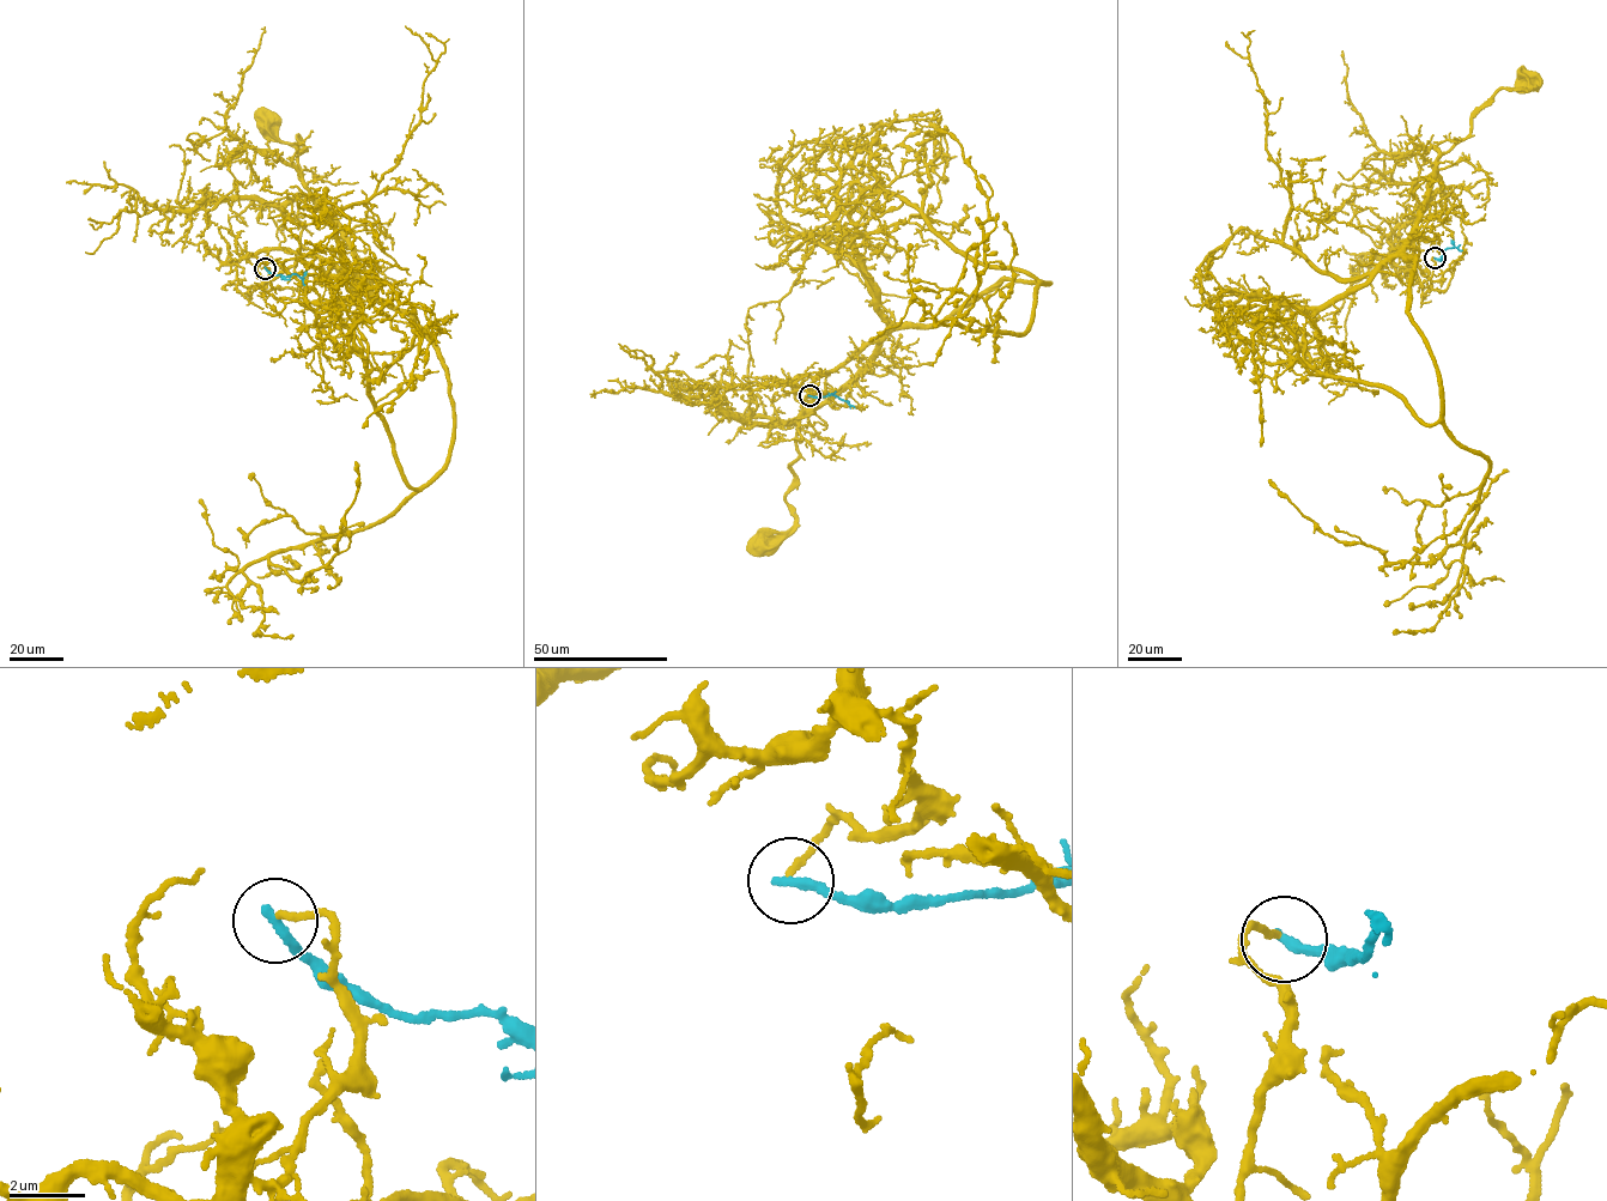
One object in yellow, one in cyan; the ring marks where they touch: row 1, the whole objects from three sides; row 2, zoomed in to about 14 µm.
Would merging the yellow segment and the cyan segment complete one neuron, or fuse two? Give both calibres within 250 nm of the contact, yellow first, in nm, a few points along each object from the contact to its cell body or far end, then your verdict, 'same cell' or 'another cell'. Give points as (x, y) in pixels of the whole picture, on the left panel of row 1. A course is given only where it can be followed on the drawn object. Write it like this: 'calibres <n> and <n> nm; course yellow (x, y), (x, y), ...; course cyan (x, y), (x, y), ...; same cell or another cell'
calibres 170 and 280 nm; course yellow (265, 267), (264, 286), (303, 256), (356, 262), (298, 177), (299, 138), (265, 125); course cyan (265, 268), (284, 277), (296, 274), (304, 285); another cell

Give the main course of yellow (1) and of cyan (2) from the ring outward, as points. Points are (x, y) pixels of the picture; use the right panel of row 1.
1: (1435, 258), (1429, 279), (1417, 234), (1407, 242), (1438, 158), (1496, 92), (1527, 91), (1532, 79)
2: (1435, 258), (1439, 259), (1447, 248), (1462, 250)

